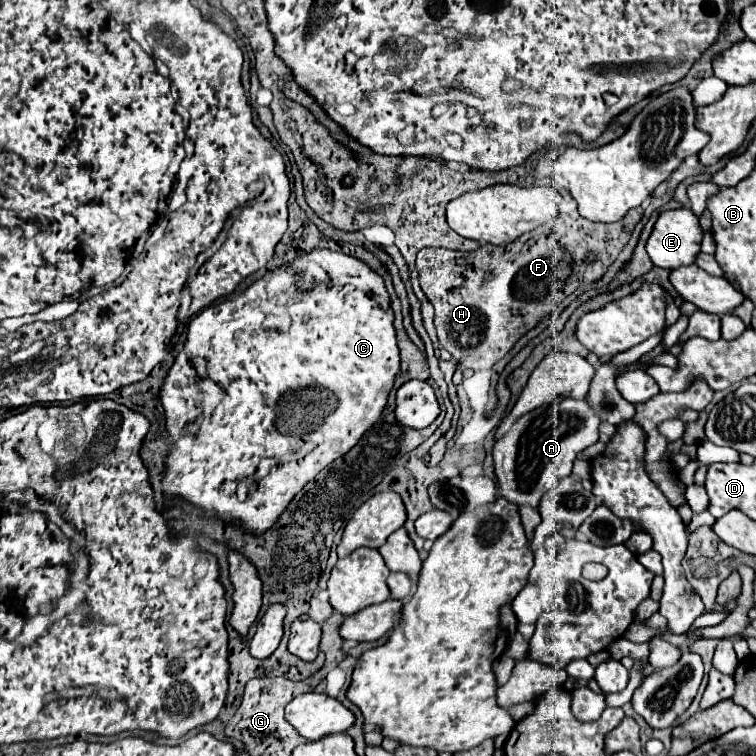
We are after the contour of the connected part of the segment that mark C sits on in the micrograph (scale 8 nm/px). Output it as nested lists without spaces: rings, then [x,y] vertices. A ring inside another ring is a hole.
[[[317,249],[297,257],[293,263],[257,279],[241,297],[203,309],[189,323],[185,347],[161,387],[161,403],[173,445],[167,457],[163,493],[191,501],[207,515],[215,513],[223,517],[223,521],[243,521],[249,531],[263,533],[273,525],[275,517],[283,513],[283,507],[287,507],[293,495],[335,457],[345,455],[349,447],[373,427],[387,403],[387,393],[393,387],[397,371],[399,349],[391,301],[383,279],[363,261],[345,253]],[[193,357],[205,357],[209,361],[209,377],[221,383],[227,393],[211,417],[201,417],[201,377],[191,361]],[[303,433],[309,433],[309,439],[317,445],[303,459],[273,467],[267,477],[249,487],[247,499],[239,501],[235,495],[237,483],[251,477],[263,457],[281,457],[297,449]]]

